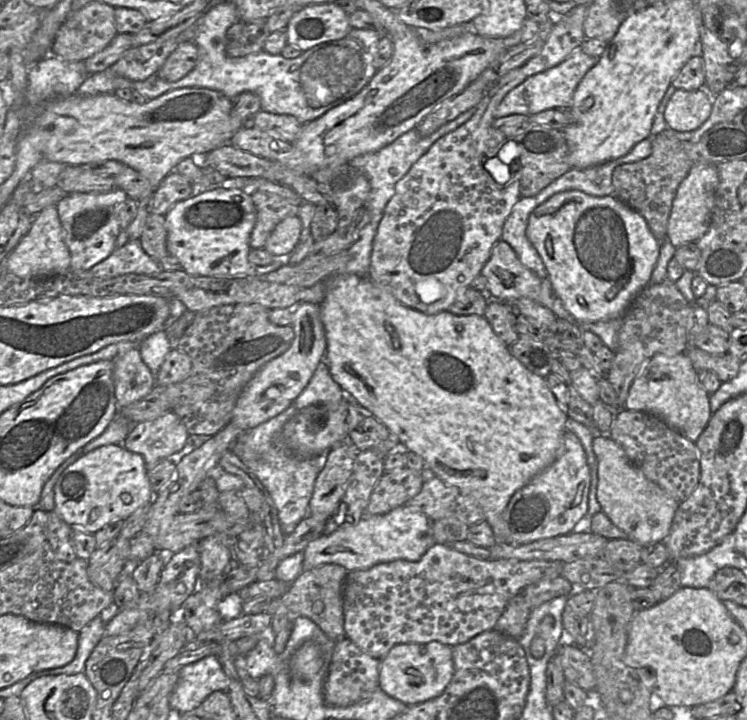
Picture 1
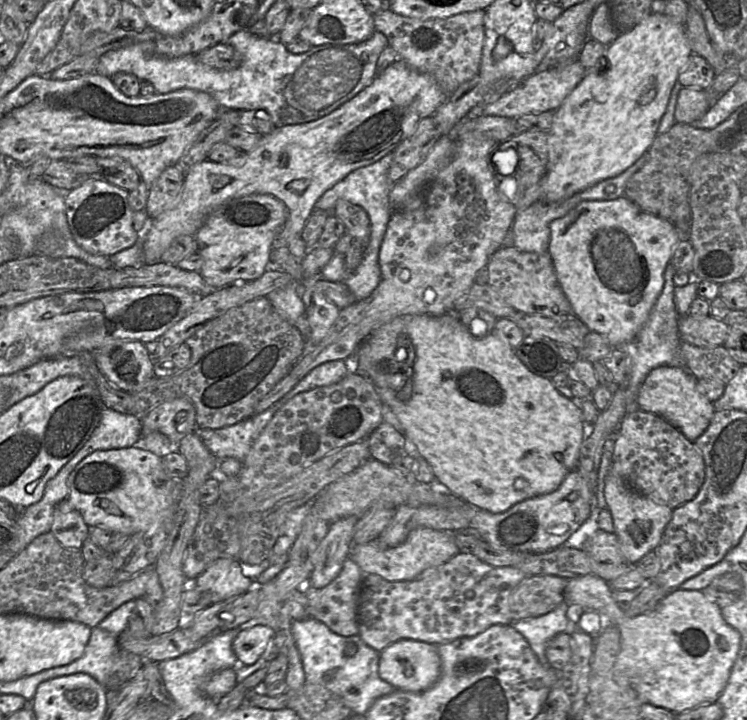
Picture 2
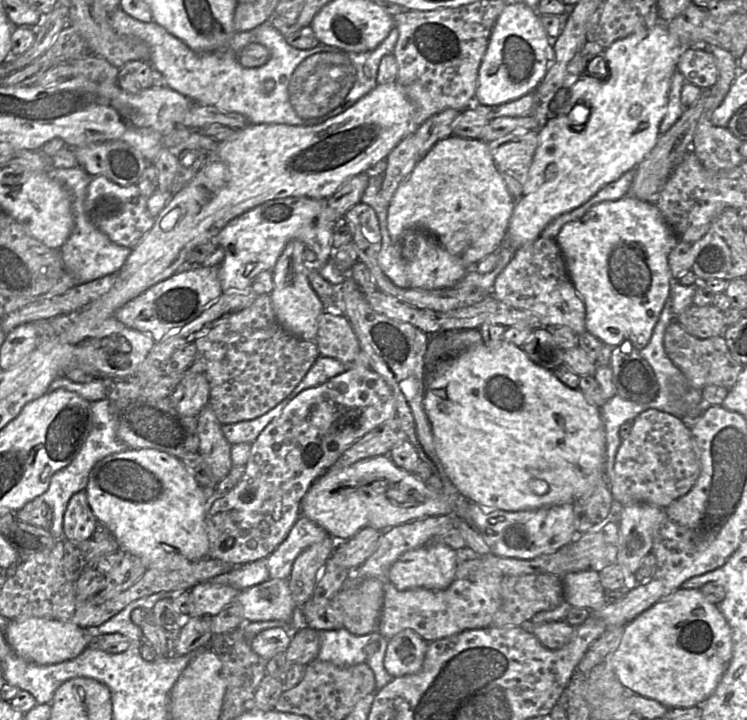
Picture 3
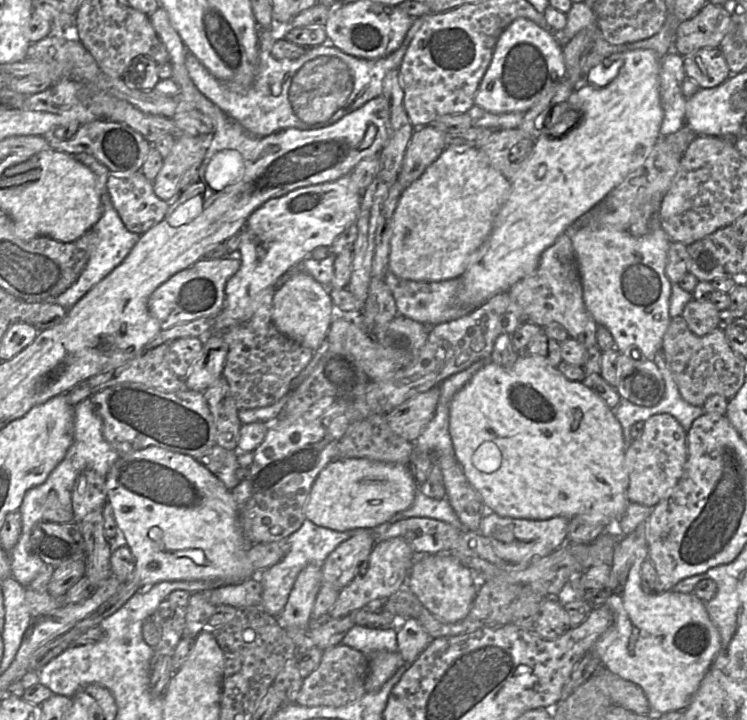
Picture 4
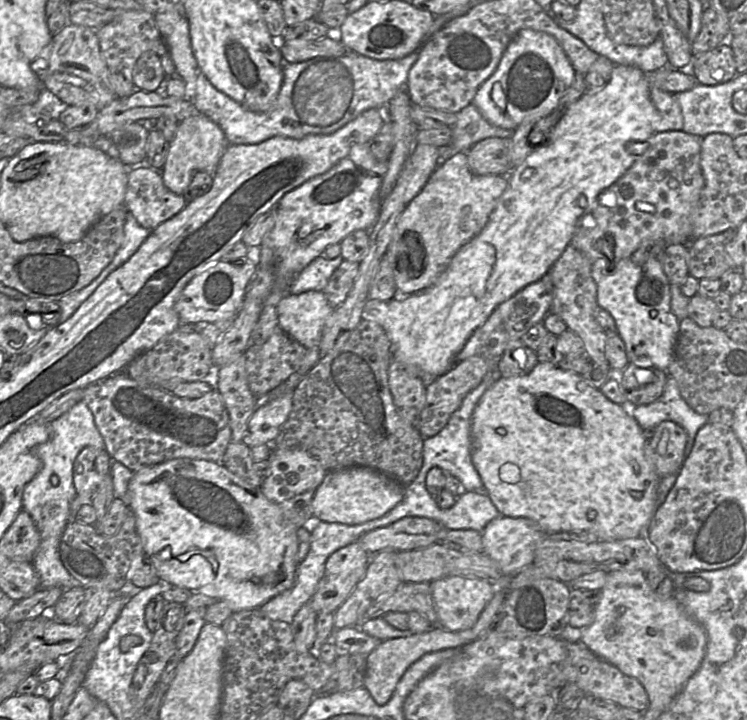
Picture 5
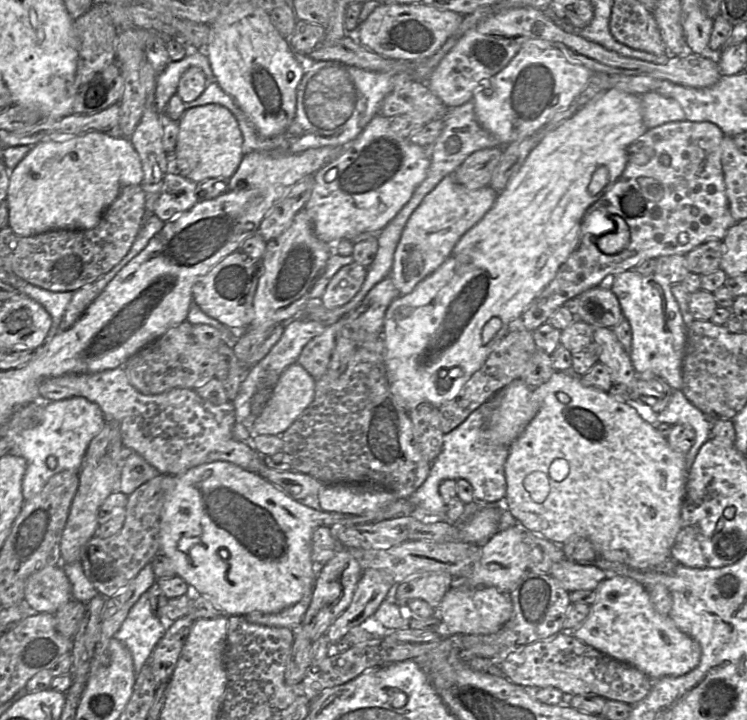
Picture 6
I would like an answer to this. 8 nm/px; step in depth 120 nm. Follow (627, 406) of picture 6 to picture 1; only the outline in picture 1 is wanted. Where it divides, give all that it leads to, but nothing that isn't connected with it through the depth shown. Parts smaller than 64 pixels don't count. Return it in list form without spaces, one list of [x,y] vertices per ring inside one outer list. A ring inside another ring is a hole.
[[[339,273],[329,278],[326,293],[320,305],[327,347],[325,361],[334,381],[354,402],[368,409],[400,440],[403,448],[418,454],[425,463],[423,478],[437,476],[444,482],[457,487],[464,495],[472,497],[482,507],[485,520],[496,537],[496,542],[505,542],[505,511],[511,497],[537,474],[551,465],[560,454],[566,432],[568,414],[559,406],[545,377],[530,371],[510,352],[495,334],[489,322],[479,315],[456,315],[449,310],[426,314],[398,301],[389,291],[376,284],[369,276]]]

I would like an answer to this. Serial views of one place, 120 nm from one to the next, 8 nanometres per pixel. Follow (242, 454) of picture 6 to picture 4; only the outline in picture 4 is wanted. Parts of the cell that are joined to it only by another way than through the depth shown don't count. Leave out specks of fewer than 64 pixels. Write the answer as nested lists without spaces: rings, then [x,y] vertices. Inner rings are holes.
[[[123,383],[99,391],[98,393],[94,394],[90,400],[95,413],[102,421],[102,433],[105,440],[118,452],[119,456],[143,450],[147,447],[158,447],[171,452],[189,455],[194,459],[198,459],[205,451],[216,446],[216,427],[203,392],[195,392],[187,389],[182,389],[177,392],[165,392],[161,389],[148,387],[140,383]]]

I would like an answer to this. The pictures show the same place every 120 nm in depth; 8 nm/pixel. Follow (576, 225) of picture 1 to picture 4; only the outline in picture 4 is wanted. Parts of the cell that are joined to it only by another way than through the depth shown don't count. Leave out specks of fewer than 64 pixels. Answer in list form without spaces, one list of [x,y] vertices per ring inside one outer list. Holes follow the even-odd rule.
[[[585,224],[571,237],[571,241],[581,277],[584,304],[595,322],[610,331],[619,354],[635,361],[653,361],[655,354],[662,350],[663,337],[671,320],[672,283],[665,272],[671,243],[667,233],[659,228],[642,236],[633,236],[629,231],[612,225]]]

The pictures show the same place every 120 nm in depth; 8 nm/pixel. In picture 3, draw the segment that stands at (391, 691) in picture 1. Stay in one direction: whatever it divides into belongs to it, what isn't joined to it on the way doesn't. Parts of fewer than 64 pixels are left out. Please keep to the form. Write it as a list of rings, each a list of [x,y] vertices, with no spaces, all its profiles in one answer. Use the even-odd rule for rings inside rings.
[[[405,629],[388,643],[385,670],[393,677],[415,674],[420,671],[428,648],[426,642],[412,629]]]

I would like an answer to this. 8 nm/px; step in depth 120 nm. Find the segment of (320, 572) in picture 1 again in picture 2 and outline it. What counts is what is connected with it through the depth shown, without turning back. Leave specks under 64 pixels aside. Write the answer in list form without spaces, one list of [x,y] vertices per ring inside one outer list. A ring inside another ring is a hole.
[[[348,558],[339,575],[323,588],[314,588],[309,582],[302,586],[301,591],[308,600],[310,617],[326,625],[332,632],[342,637],[358,636],[358,603],[359,594],[366,574],[350,558]]]

